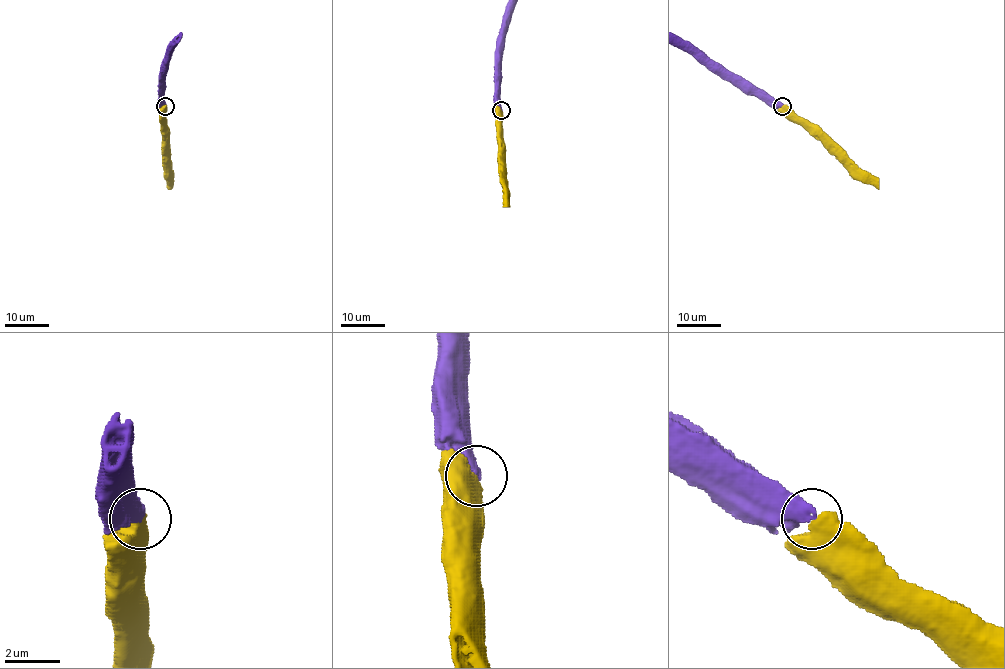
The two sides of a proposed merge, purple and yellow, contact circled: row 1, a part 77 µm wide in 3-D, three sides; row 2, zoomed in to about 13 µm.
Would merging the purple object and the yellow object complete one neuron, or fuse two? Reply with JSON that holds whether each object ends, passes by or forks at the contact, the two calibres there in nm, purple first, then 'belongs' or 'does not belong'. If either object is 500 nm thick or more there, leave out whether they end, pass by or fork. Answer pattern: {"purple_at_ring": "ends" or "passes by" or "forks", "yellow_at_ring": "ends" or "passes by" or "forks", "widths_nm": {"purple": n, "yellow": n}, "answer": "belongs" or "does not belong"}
{"widths_nm": {"purple": 500, "yellow": 650}, "answer": "belongs"}

